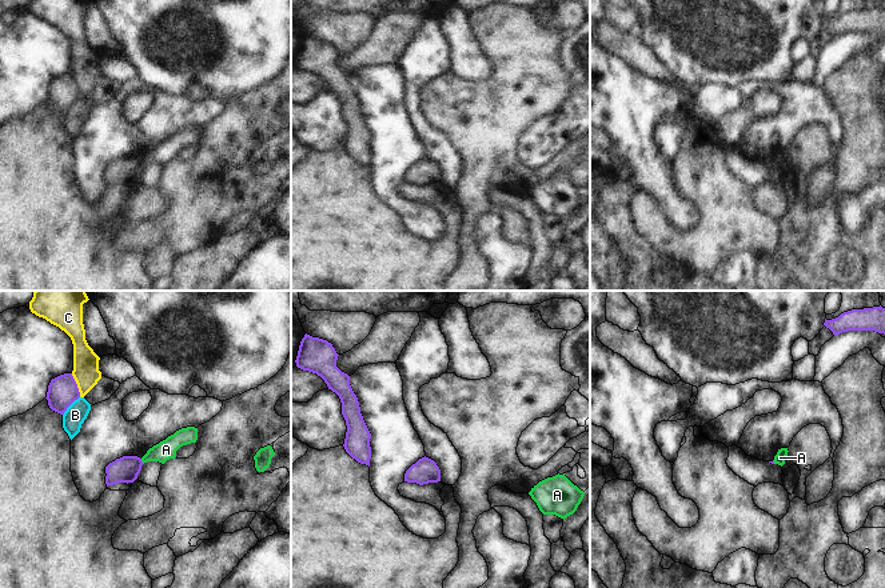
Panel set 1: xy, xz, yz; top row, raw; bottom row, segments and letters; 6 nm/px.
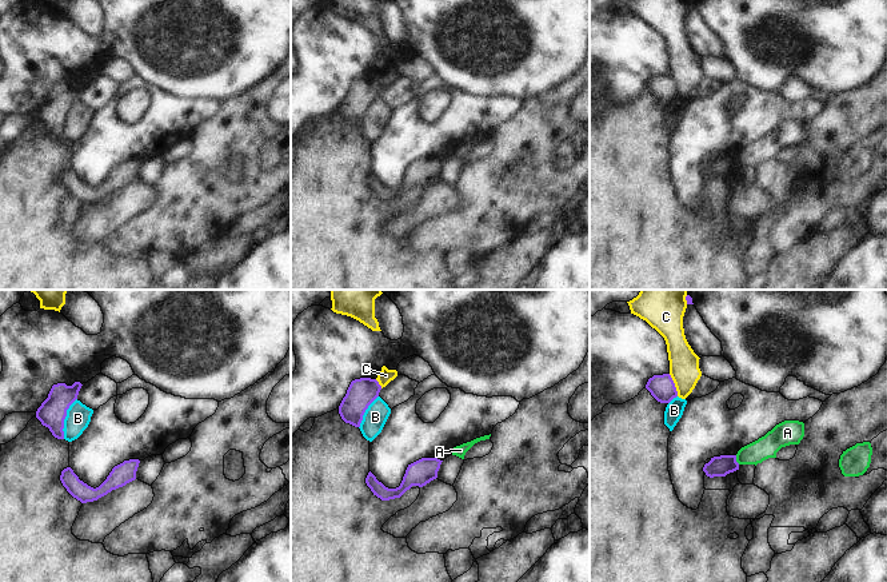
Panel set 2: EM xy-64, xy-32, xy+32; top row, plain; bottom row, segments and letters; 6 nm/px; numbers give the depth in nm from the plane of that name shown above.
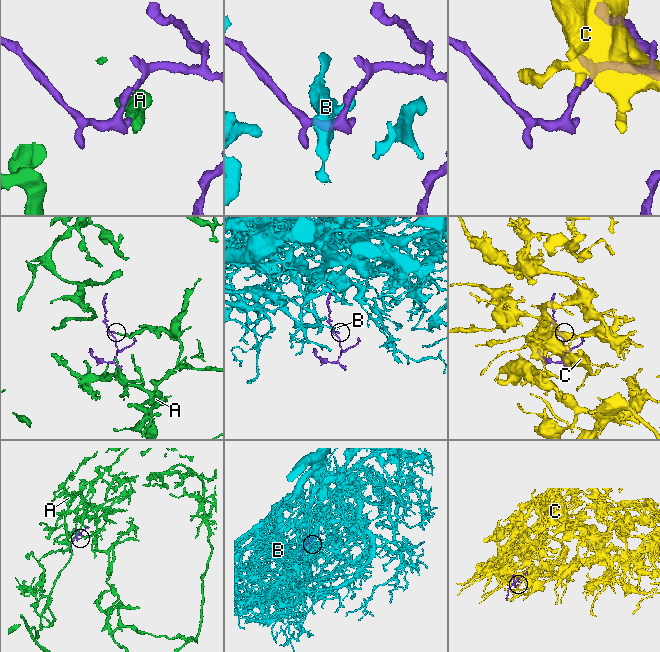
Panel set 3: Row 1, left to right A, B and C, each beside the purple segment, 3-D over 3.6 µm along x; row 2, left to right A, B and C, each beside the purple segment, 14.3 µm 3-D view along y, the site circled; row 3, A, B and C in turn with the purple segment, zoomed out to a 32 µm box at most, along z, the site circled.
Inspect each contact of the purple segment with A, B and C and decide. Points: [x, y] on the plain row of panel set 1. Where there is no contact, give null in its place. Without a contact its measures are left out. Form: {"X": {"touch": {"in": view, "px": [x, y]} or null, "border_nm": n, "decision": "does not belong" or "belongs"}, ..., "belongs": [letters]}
{"A": {"touch": {"in": "xy", "px": [142, 163]}, "border_nm": 40, "decision": "does not belong"}, "B": {"touch": {"in": "xy", "px": [70, 106]}, "border_nm": 160, "decision": "does not belong"}, "C": {"touch": {"in": "xy", "px": [76, 87]}, "border_nm": 160, "decision": "does not belong"}, "belongs": []}

